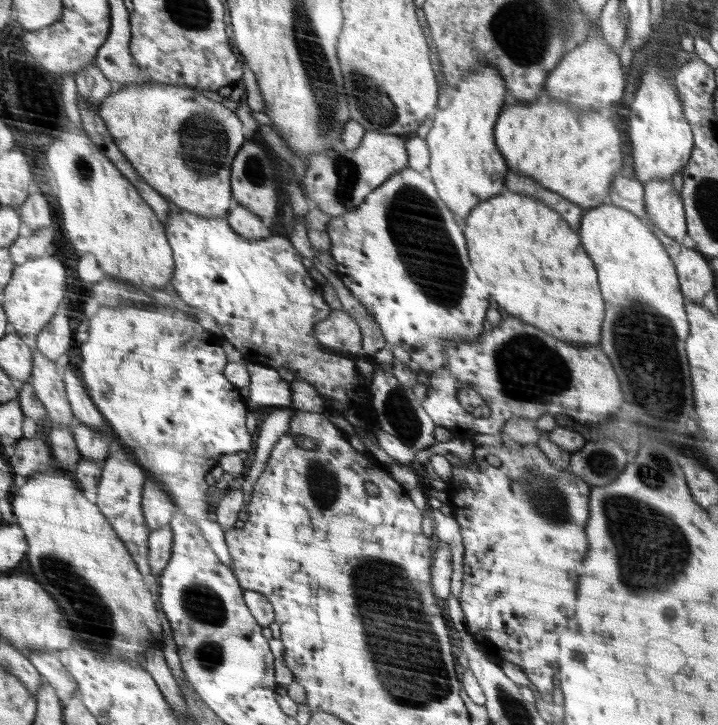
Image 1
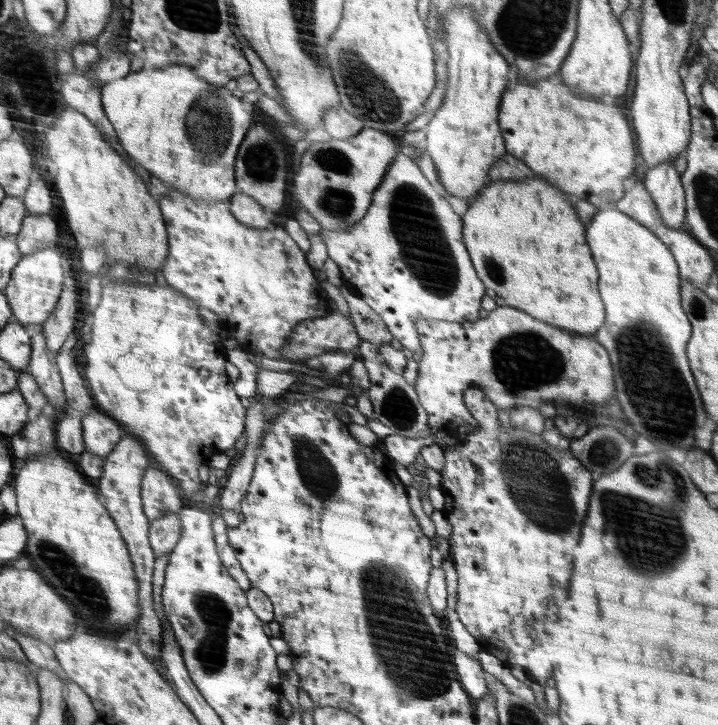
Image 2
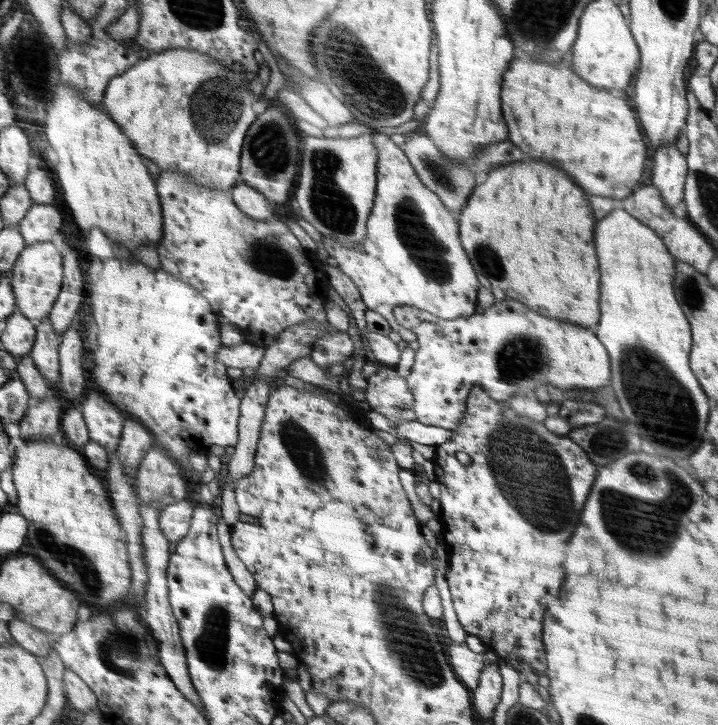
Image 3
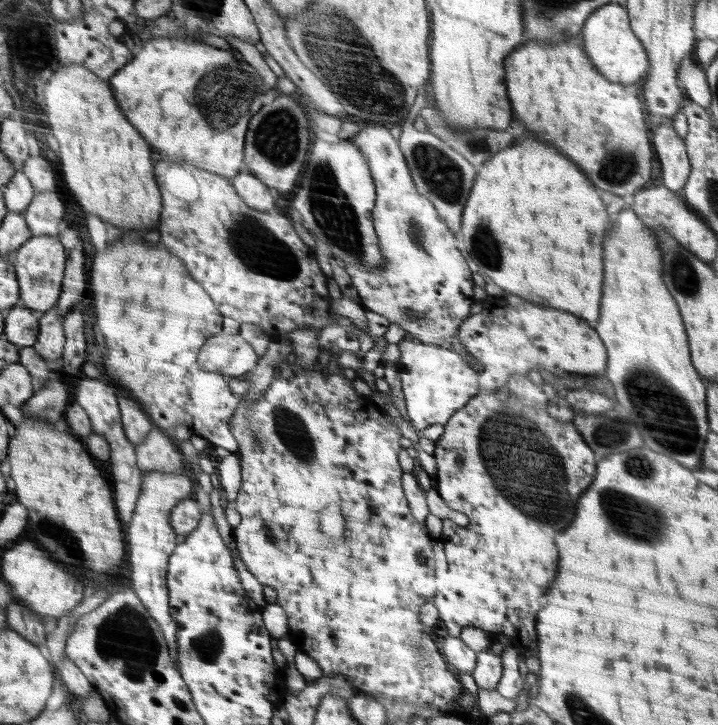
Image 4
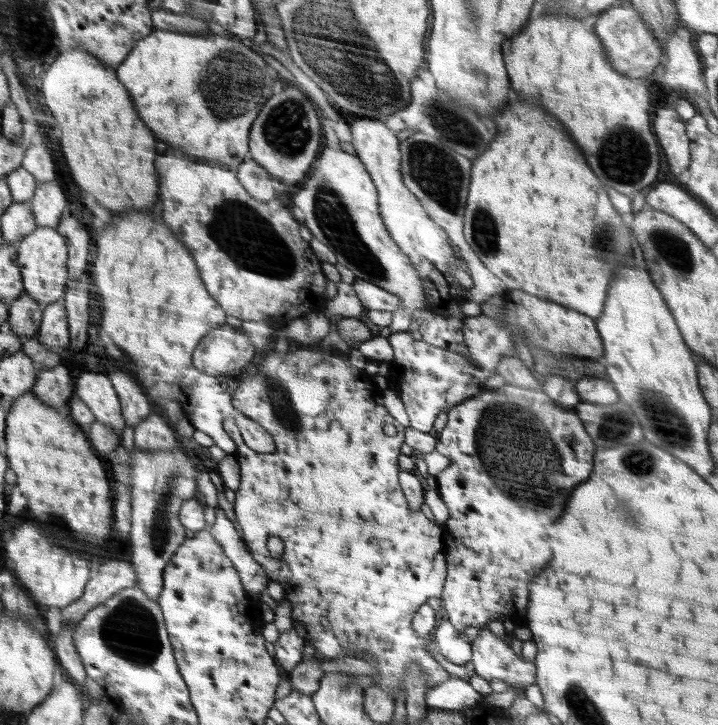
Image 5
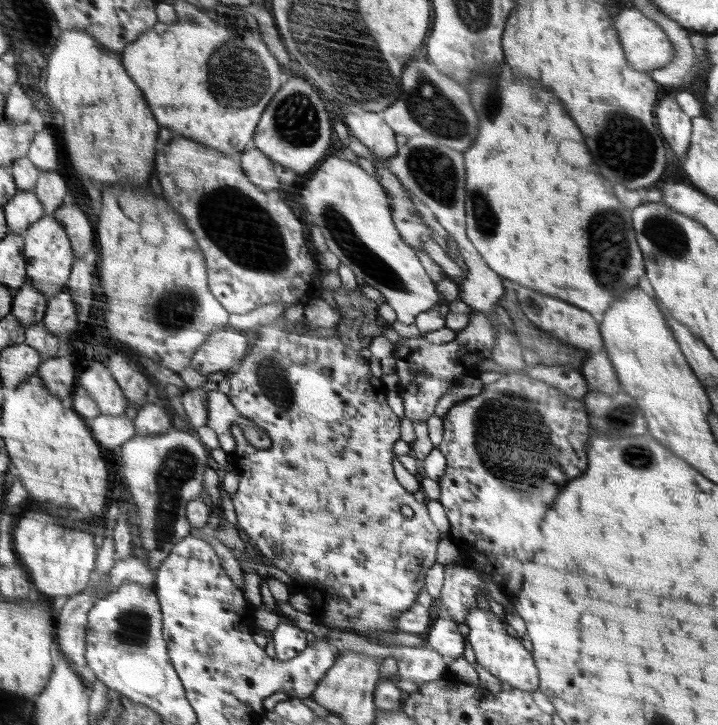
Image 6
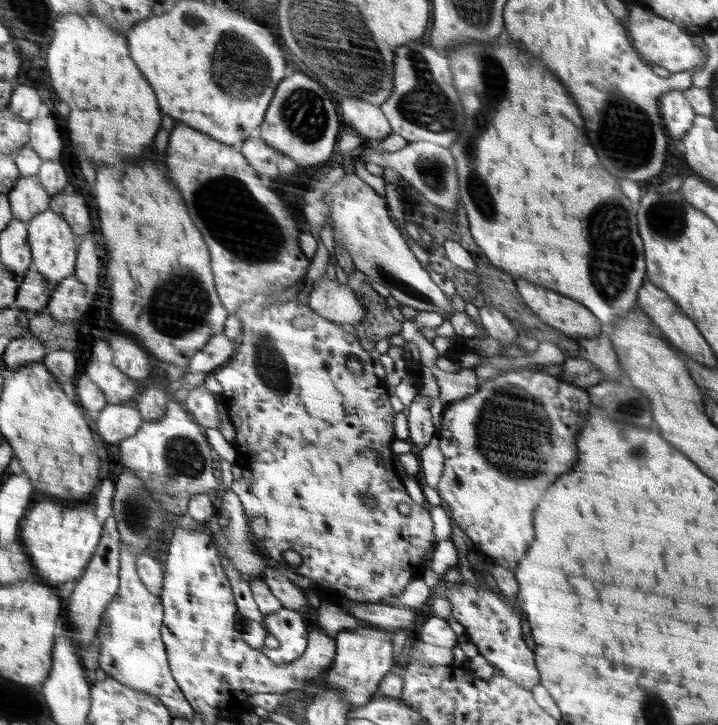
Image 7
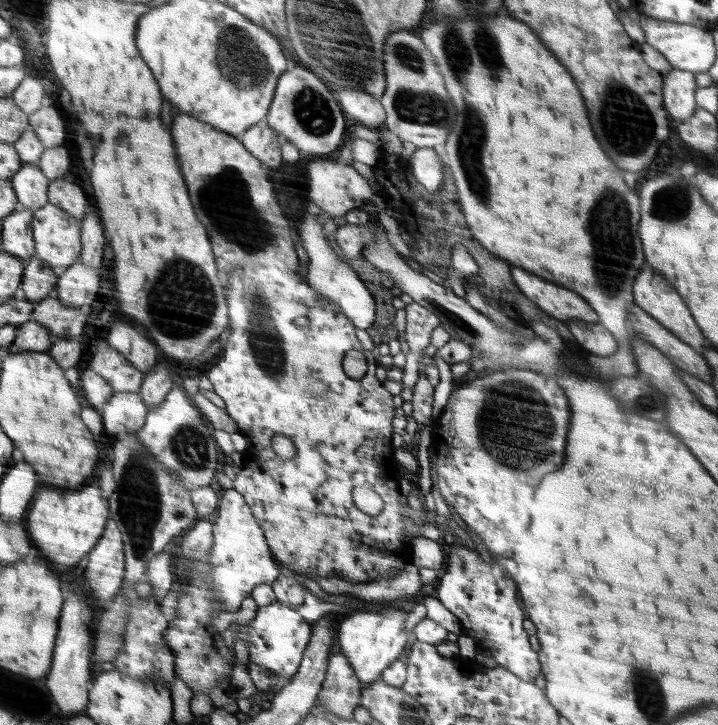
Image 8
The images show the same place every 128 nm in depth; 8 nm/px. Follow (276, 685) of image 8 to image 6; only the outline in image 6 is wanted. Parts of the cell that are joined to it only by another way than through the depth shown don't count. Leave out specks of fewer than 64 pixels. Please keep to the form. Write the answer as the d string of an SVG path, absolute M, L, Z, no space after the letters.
M283 617L273 631L272 644L276 649L278 661L288 661L298 657L298 654L306 650L308 640L306 640L306 632Z

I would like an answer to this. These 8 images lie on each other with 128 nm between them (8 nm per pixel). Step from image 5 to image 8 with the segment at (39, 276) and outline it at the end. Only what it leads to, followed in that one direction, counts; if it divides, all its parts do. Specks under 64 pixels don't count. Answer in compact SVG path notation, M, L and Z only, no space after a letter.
M52 203L35 215L36 255L58 271L74 266L83 253L83 222Z

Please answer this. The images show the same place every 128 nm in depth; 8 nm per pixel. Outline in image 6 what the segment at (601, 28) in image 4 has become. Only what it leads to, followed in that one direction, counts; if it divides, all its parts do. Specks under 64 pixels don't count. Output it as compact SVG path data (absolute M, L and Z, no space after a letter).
M636 7L620 10L614 16L613 27L634 70L651 72L668 64L674 56L674 47L666 33Z

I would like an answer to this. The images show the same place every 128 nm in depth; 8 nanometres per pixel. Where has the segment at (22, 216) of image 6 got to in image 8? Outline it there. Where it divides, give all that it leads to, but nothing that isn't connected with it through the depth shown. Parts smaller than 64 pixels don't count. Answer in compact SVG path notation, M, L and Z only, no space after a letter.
M26 163L13 179L20 203L28 210L40 210L49 200L51 181L42 171L41 164Z

